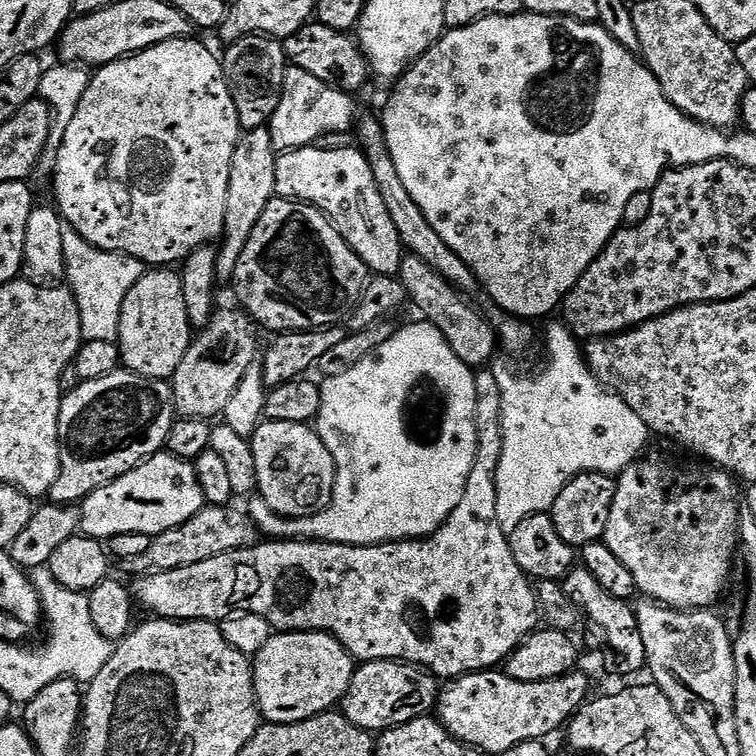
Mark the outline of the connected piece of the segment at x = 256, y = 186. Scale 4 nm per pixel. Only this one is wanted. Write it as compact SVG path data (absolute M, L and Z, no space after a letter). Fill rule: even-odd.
M267 127L255 128L244 132L234 150L234 162L230 162L230 186L226 190L226 222L224 235L218 244L216 253L216 279L220 282L231 281L234 270L238 270L238 258L262 218L262 210L270 206L276 196L274 166L277 158L276 147L270 138Z

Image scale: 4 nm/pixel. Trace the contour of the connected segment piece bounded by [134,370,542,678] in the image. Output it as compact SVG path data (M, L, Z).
M492 370L476 372L476 428L478 430L478 450L474 470L466 482L466 490L454 506L454 510L446 518L444 525L427 538L418 540L397 540L390 544L321 544L318 540L281 540L269 539L267 542L255 544L252 548L239 548L226 554L218 554L214 558L206 558L206 562L194 562L194 566L182 566L178 570L166 570L141 576L135 581L134 596L149 608L149 613L166 620L225 620L232 612L249 612L262 614L272 623L273 629L282 632L326 632L335 636L336 640L357 661L365 660L402 660L409 664L419 664L427 668L437 678L455 678L471 672L482 672L503 665L508 657L515 652L523 640L528 639L537 631L542 620L540 602L536 598L533 581L520 569L512 553L512 541L509 533L502 530L496 521L496 475L498 462L502 462L503 428L501 387Z

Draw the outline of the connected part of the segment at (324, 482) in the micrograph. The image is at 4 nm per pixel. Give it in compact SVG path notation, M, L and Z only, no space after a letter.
M261 422L250 443L258 495L278 516L316 516L332 502L336 463L315 427L294 422Z

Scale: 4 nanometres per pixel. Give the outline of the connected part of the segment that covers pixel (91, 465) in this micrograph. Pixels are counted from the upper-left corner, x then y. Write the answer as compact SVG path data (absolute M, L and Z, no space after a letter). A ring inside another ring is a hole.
M121 370L106 378L85 380L72 392L63 393L60 401L60 473L50 496L58 504L82 502L94 490L122 478L144 460L156 455L168 443L170 430L176 424L176 399L169 381L146 378Z

